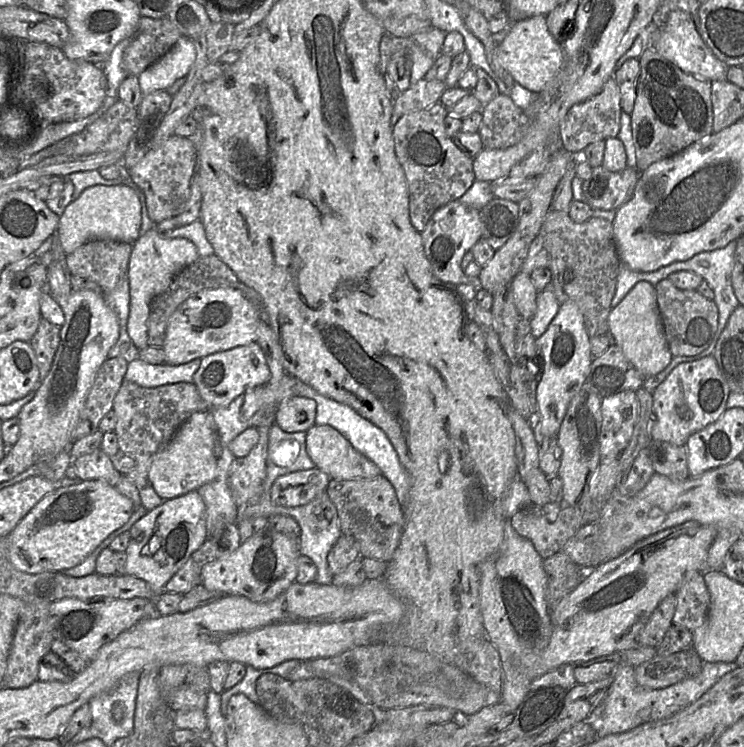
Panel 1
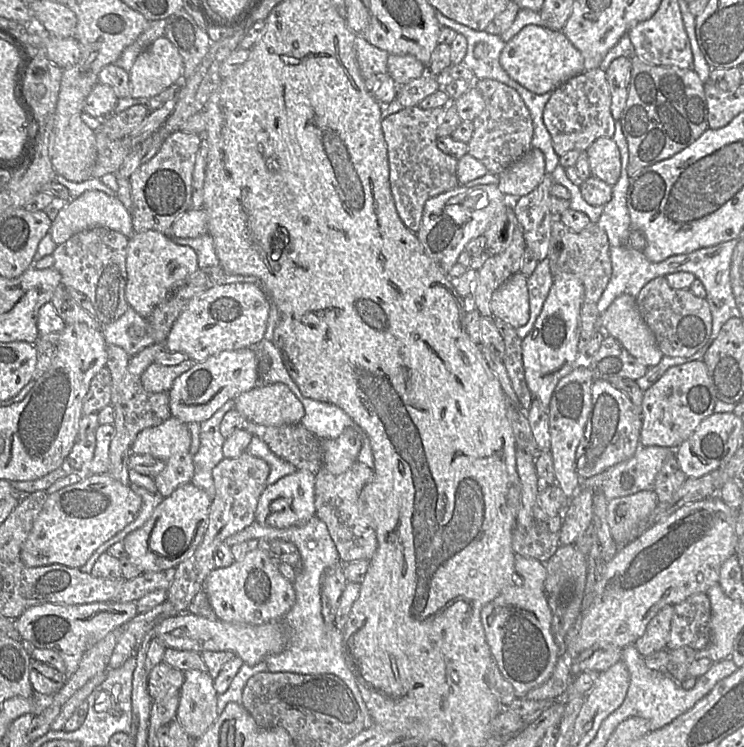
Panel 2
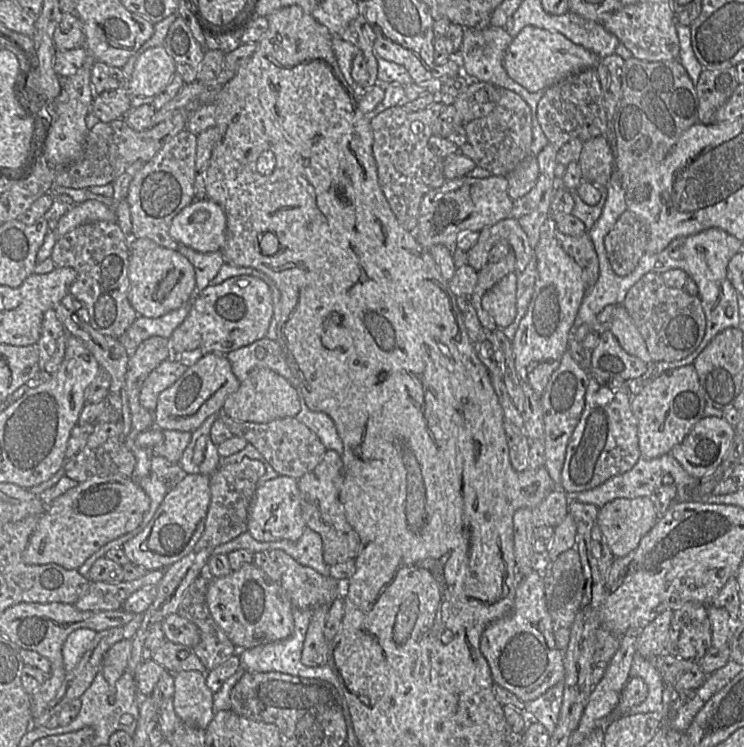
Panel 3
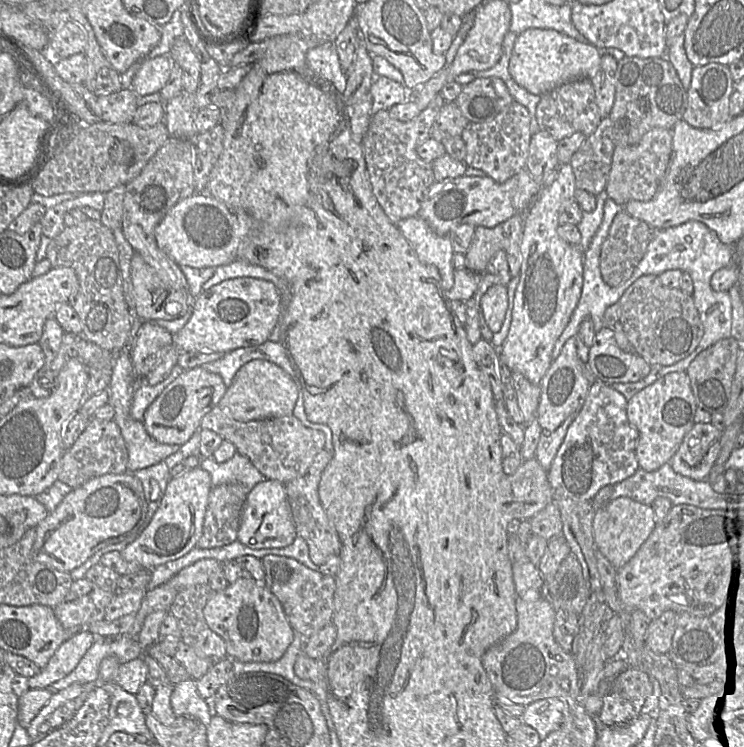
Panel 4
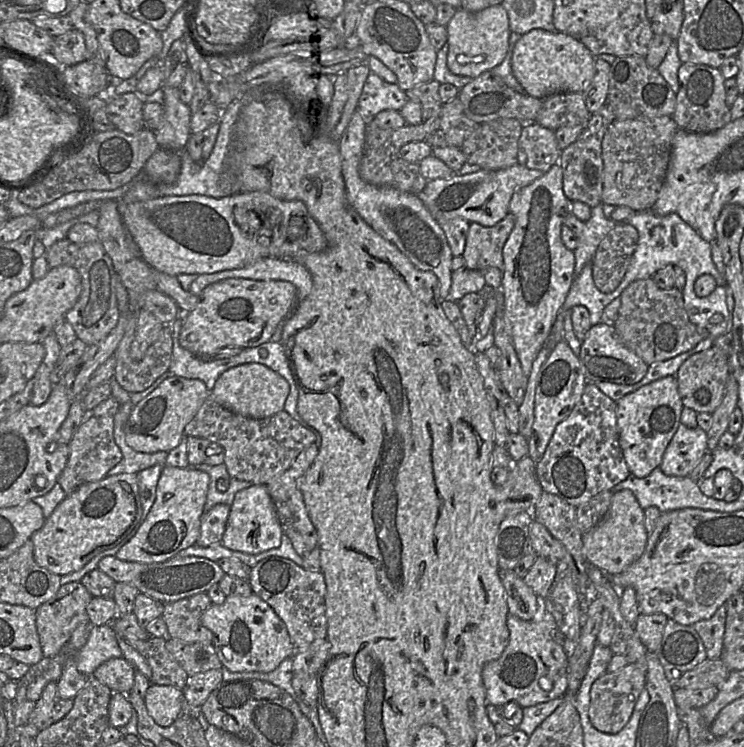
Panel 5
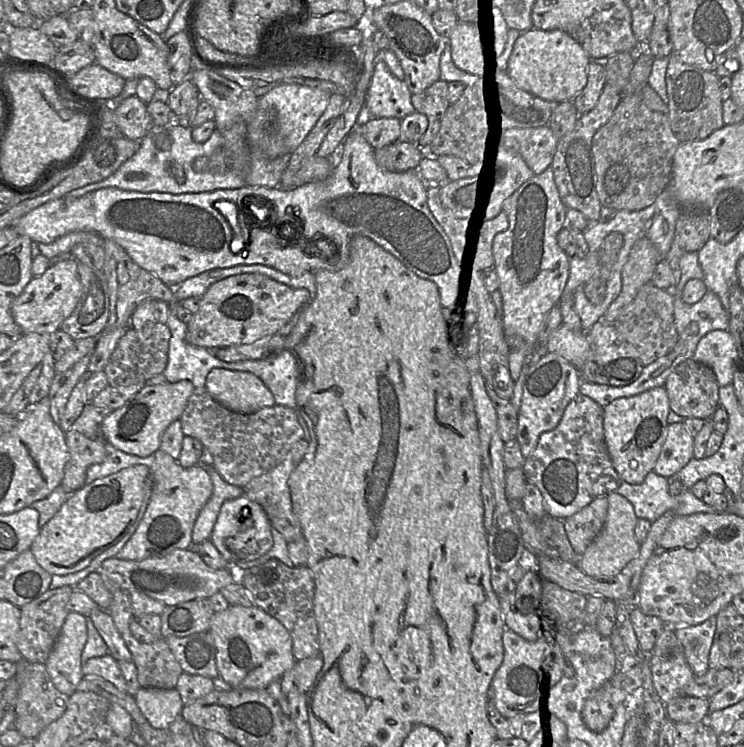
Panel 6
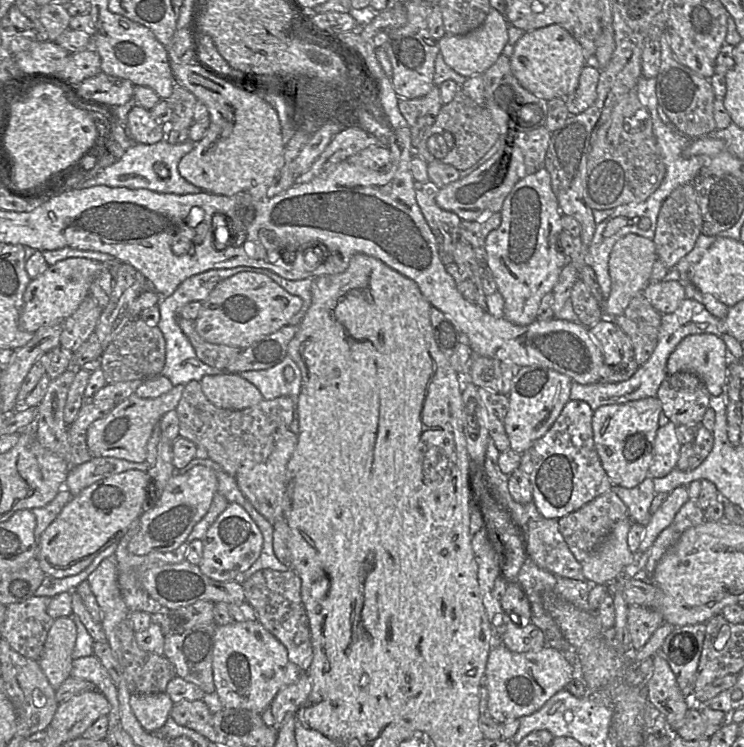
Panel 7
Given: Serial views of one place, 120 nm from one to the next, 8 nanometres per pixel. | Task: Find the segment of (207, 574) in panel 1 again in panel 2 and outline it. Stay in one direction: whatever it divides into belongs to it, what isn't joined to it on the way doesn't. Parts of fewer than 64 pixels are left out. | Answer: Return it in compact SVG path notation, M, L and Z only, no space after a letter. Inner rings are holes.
M257 547L230 566L214 568L206 577L203 589L218 620L261 625L283 620L295 604L295 591L291 581L277 569L275 558L269 548Z

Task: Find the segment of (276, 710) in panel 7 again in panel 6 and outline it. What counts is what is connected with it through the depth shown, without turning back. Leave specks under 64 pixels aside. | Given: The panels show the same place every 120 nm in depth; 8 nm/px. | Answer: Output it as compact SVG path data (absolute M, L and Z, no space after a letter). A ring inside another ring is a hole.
M319 654L314 657L296 661L292 669L281 678L281 690L288 697L290 693L307 693L315 683L323 666L323 658Z

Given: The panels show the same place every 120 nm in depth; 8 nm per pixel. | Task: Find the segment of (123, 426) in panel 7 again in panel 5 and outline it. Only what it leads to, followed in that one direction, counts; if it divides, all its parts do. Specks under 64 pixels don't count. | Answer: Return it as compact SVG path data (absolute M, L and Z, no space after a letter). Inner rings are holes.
M178 376L166 378L156 389L134 405L125 425L126 443L135 451L143 453L173 450L185 436L186 425L210 396L211 392L201 380Z

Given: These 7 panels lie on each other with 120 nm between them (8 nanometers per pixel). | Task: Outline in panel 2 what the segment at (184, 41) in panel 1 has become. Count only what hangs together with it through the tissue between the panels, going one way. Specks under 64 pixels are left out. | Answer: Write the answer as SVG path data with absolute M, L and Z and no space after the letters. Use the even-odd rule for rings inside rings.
M162 36L140 53L129 71L131 97L149 99L183 77L183 59Z

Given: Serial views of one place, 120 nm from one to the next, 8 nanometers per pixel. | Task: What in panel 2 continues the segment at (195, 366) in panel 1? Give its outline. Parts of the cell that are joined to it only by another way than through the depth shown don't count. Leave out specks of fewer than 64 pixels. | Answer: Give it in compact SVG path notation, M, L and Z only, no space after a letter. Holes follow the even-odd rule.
M191 359L175 366L163 366L154 362L143 373L141 377L142 385L150 393L168 392L174 381L190 370L194 364L196 362Z

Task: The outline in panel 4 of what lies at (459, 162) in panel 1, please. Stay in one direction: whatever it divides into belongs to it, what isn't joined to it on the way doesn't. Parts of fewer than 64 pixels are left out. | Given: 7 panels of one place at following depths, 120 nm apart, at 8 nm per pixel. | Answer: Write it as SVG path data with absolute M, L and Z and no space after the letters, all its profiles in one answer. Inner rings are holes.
M439 93L416 118L406 122L392 118L388 110L380 110L371 117L362 142L364 157L373 193L394 224L418 215L425 195L436 182L431 163L418 156L417 148L431 138L431 128L445 103Z

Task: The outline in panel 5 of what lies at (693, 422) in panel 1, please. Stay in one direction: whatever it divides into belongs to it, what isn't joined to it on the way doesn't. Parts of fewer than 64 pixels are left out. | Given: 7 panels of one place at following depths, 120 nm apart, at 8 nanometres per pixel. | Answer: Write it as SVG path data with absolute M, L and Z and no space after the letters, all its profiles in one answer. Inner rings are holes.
M676 376L653 381L625 395L616 403L619 444L623 457L630 474L644 478L660 466L663 454L681 424L684 406L678 392Z

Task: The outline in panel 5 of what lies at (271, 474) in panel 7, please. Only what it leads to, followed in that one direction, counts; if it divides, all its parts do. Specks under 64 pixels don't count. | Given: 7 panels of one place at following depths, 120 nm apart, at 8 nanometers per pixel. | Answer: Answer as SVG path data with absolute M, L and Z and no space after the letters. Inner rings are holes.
M316 444L310 445L298 455L288 470L279 476L272 478L265 485L273 500L283 534L291 540L293 548L301 557L305 556L318 546L317 531L309 517L302 492L300 490L301 478L314 462L318 452L319 447Z

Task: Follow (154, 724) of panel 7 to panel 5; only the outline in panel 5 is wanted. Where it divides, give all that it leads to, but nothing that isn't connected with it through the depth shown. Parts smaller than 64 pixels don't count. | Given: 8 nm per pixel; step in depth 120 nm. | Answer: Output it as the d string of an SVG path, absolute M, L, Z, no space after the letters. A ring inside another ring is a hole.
M151 684L143 699L150 716L162 727L171 726L184 712L183 690L174 686Z

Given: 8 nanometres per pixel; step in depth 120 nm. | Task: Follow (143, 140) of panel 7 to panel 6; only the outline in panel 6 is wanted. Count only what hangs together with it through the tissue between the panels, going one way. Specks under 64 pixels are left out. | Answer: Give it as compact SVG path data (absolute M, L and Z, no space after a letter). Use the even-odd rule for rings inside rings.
M136 94L123 100L114 110L115 122L122 135L140 141L153 131L151 116L145 104Z

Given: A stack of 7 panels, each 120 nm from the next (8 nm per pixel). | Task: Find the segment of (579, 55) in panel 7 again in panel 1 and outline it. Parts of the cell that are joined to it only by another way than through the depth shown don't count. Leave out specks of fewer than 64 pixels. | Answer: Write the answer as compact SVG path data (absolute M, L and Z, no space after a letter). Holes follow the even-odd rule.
M543 15L515 22L508 35L497 46L496 55L500 65L509 72L514 81L533 93L543 90L563 62L561 44L550 34Z

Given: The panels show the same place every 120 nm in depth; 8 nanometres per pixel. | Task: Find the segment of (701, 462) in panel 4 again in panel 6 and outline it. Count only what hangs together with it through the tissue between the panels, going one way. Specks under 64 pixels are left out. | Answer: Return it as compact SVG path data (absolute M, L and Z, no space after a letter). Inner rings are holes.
M683 422L669 424L666 440L661 448L653 471L663 477L670 478L678 473L693 457L694 437L691 436Z

